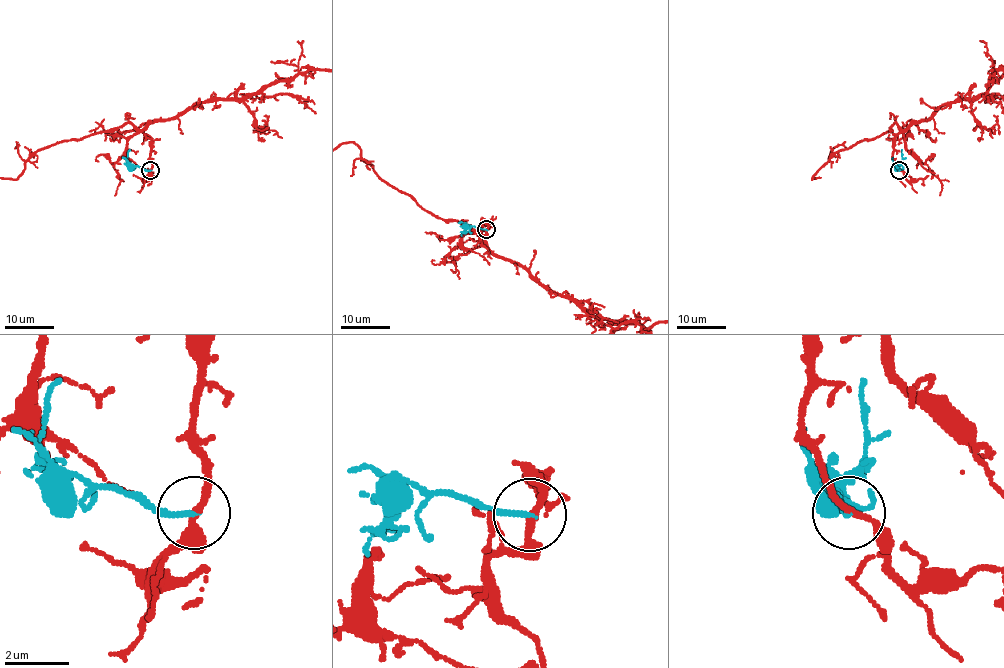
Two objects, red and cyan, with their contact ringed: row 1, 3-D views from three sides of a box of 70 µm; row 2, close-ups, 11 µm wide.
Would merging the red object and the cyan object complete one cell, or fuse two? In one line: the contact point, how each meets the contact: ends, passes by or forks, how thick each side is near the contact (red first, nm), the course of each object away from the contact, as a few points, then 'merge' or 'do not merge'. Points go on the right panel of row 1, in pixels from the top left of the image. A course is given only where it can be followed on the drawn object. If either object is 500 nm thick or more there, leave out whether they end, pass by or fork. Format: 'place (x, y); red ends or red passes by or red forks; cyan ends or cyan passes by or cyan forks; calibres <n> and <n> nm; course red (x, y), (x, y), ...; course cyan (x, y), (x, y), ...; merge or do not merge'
place (899, 170); red passes by; cyan ends; calibres 190 and 170 nm; course cyan (900, 170), (896, 166), (902, 161), (902, 150); do not merge

